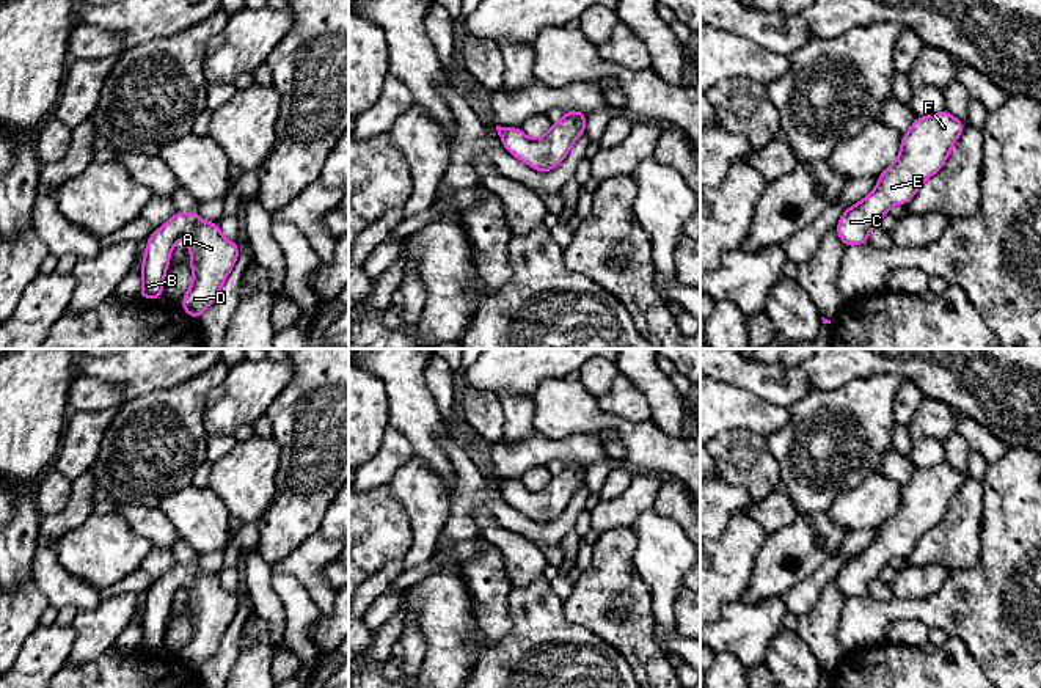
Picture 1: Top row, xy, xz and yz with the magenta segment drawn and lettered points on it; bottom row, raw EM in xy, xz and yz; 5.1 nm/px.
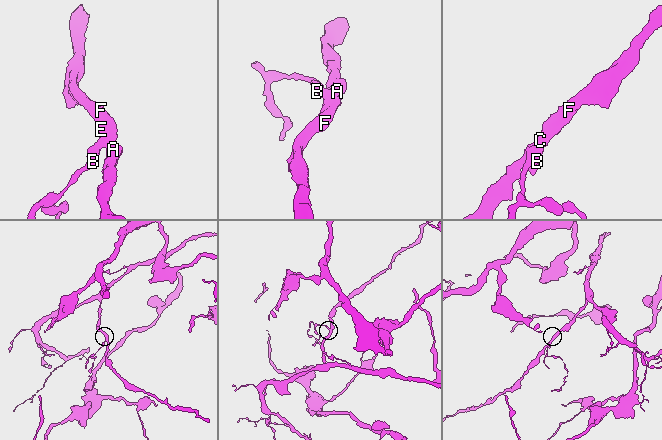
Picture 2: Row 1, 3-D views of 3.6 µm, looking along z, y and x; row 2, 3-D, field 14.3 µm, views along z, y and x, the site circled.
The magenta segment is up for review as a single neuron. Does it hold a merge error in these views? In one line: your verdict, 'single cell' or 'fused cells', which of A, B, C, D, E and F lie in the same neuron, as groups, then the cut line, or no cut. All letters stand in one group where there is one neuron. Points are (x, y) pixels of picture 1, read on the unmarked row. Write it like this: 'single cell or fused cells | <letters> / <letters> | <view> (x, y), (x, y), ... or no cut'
single cell | A B C D E F | no cut

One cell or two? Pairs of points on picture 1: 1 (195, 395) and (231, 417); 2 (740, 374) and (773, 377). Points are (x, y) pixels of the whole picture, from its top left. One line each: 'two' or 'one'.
1: two
2: one

